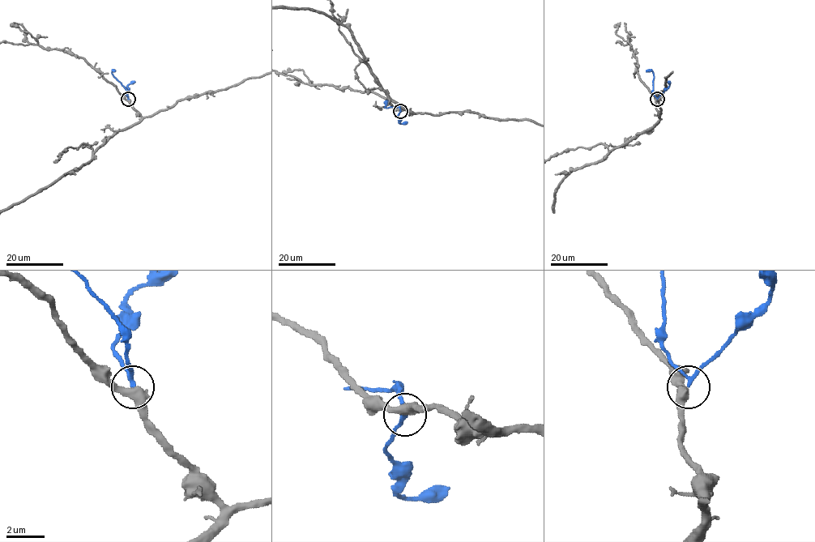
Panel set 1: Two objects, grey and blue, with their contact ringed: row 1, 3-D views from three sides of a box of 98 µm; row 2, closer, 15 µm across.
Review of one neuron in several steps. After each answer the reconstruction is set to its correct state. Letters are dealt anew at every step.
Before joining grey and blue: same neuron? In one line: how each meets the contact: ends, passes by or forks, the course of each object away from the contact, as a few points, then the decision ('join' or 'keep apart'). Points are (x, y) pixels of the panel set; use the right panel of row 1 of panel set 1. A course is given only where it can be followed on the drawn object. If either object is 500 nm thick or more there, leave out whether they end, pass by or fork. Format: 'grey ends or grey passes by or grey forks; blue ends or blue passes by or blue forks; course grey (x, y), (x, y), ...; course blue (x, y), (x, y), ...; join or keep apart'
grey passes by; blue passes by; course blue (657, 100), (653, 90), (654, 74), (646, 70); keep apart

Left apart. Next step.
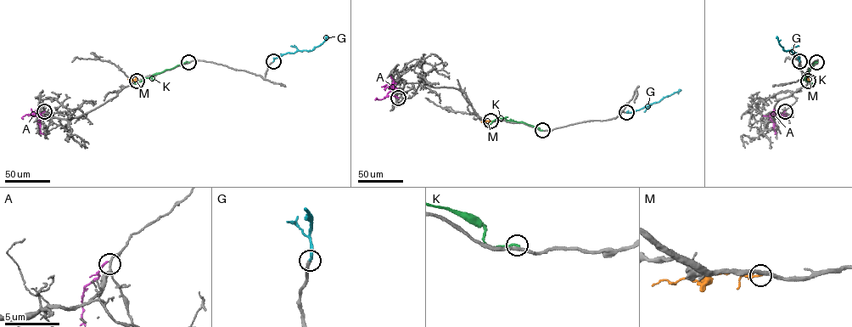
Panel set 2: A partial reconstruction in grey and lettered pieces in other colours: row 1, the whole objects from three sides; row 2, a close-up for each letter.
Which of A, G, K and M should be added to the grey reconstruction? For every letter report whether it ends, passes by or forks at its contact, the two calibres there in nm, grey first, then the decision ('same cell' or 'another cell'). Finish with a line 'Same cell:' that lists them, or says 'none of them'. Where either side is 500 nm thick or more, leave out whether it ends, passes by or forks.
A: it ends; calibres 220 and 140 nm; another cell
G: it ends; calibres 280 and 240 nm; same cell
K: it ends; calibres 280 and 240 nm; another cell
M: it ends; calibres 380 and 180 nm; another cell
Same cell: G

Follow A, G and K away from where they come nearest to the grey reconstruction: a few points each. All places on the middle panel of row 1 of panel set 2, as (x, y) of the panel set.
A: (398, 98), (386, 96), (385, 90), (393, 82), (394, 88), (396, 87)
G: (626, 112), (658, 102), (681, 90)
K: (542, 130), (504, 118), (496, 118), (488, 124)

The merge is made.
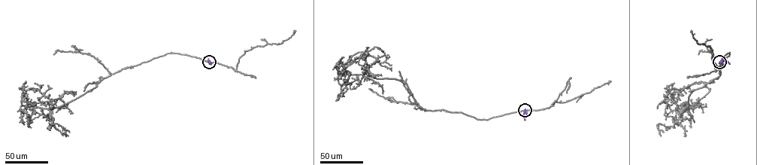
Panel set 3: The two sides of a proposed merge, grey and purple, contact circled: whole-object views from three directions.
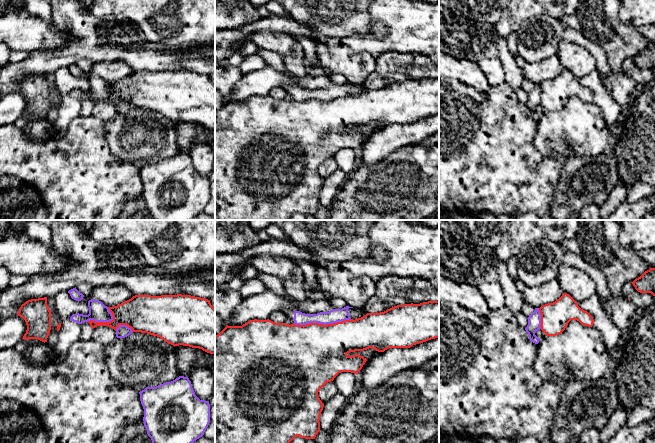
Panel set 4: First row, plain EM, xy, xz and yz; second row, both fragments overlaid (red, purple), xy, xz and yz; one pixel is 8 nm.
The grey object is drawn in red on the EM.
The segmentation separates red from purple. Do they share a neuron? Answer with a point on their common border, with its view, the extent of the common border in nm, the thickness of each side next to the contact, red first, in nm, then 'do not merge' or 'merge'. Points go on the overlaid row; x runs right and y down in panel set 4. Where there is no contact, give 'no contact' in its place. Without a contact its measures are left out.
contact xz (321, 324); length 460 nm; calibres 500 and 110 nm; do not merge

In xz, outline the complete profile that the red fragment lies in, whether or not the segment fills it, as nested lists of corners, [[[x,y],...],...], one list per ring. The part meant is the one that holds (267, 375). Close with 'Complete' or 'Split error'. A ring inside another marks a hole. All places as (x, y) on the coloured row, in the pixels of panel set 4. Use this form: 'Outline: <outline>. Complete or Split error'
Outline: [[[428,301],[420,304],[397,305],[384,312],[367,313],[358,319],[350,319],[333,324],[309,323],[306,325],[275,323],[267,320],[250,320],[242,326],[228,326],[215,335],[215,443],[290,443],[295,437],[315,439],[320,431],[320,415],[324,404],[318,396],[319,390],[341,372],[358,374],[367,361],[366,358],[355,354],[347,354],[355,351],[364,351],[369,348],[378,352],[384,352],[389,348],[410,348],[413,345],[439,338],[439,301]]]. Complete

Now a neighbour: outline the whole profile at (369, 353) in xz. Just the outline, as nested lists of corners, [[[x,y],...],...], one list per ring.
[[[369,348],[364,351],[355,351],[355,352],[350,352],[347,355],[348,356],[353,356],[355,354],[359,354],[360,356],[363,356],[364,358],[367,359],[365,364],[363,365],[362,369],[358,372],[358,377],[362,374],[364,367],[367,365],[367,363],[375,356],[381,355],[383,352],[378,352],[375,349]]]

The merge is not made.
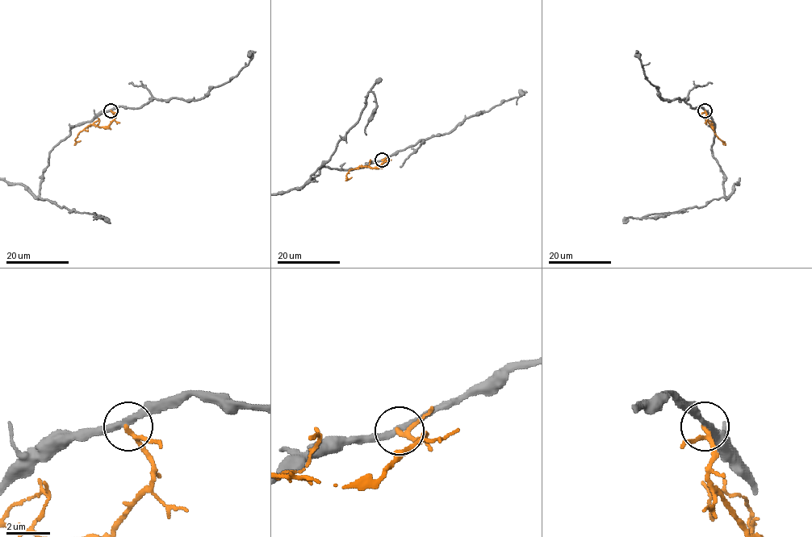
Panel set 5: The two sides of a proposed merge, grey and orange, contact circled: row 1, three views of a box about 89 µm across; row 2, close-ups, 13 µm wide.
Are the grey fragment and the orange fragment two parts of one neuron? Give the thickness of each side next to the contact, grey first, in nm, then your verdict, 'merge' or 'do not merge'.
280/160 nm | do not merge

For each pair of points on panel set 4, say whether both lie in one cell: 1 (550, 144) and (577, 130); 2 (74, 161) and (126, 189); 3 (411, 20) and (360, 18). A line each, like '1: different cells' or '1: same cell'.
1: same cell
2: same cell
3: different cells

